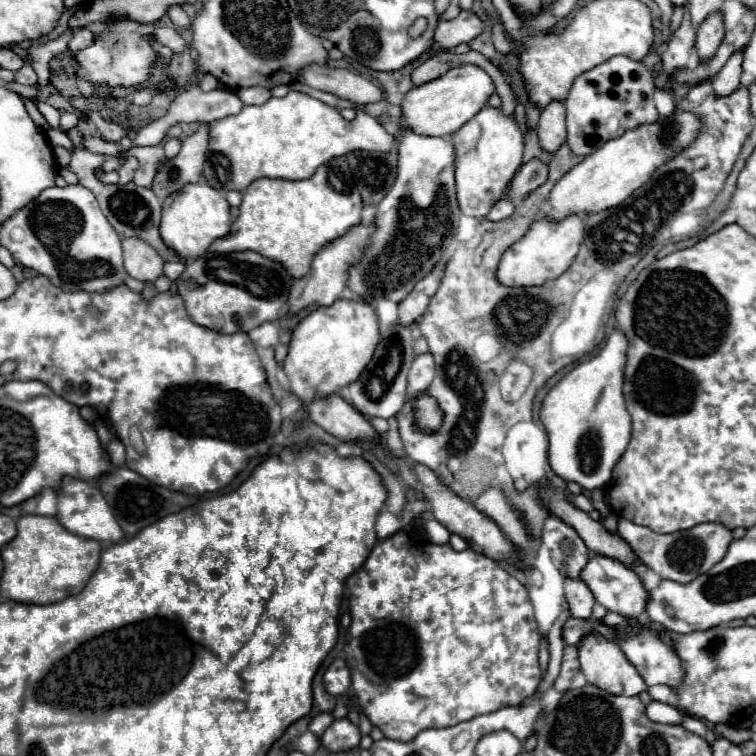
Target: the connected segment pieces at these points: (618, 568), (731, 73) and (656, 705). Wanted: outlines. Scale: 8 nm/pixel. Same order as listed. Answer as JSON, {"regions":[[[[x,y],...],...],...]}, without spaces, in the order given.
{"regions":[[[[591,552],[589,562],[581,572],[581,580],[591,588],[595,600],[599,604],[603,604],[607,610],[613,610],[613,612],[627,616],[627,618],[633,618],[633,620],[637,620],[645,614],[645,606],[649,602],[649,592],[647,592],[643,580],[633,570],[625,568],[623,564]]],[[[735,52],[729,58],[729,62],[723,66],[723,70],[711,80],[711,88],[717,98],[725,98],[733,94],[737,86],[741,86],[741,58],[743,58],[743,52]]],[[[651,702],[647,706],[647,718],[661,724],[681,724],[681,712],[675,706],[663,702]]]]}

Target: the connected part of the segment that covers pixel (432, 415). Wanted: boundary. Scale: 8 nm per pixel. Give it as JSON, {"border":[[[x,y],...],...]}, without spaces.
{"border":[[[421,394],[415,404],[415,416],[423,430],[437,430],[441,426],[441,410],[437,408],[435,400],[427,394]]]}

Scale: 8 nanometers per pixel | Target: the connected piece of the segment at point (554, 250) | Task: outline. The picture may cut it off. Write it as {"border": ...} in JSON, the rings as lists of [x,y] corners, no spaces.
{"border":[[[569,216],[557,224],[547,220],[537,220],[531,224],[529,232],[515,242],[501,258],[497,268],[497,280],[503,286],[543,286],[547,280],[561,276],[573,262],[583,240],[583,218]]]}

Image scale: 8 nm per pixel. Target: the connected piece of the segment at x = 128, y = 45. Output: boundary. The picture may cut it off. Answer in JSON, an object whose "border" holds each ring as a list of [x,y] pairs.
{"border":[[[103,22],[101,32],[95,36],[95,44],[75,54],[79,66],[75,70],[75,76],[95,84],[97,90],[111,90],[117,86],[143,86],[153,74],[159,56],[159,44],[153,40],[151,34],[143,34],[139,26],[141,24],[137,22]]]}

